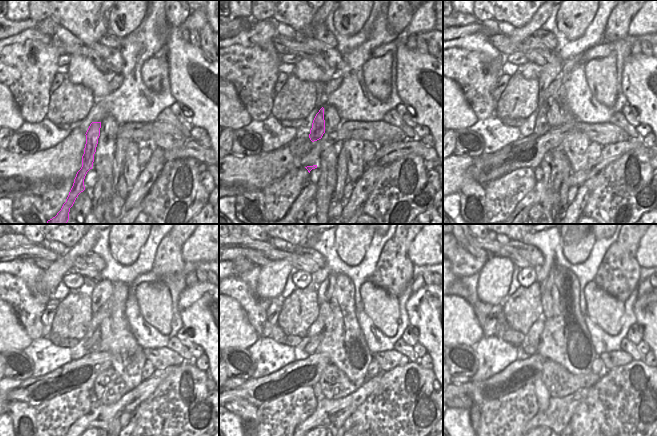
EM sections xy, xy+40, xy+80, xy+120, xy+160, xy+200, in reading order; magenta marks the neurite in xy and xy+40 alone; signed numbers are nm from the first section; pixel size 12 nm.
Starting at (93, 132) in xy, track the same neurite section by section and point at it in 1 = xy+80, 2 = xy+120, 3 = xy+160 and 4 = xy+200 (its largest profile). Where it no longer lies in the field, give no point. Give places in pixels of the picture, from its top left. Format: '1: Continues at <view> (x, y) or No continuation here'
1: Continues at xy+80 (551, 71)
2: Continues at xy+120 (102, 291)
3: Continues at xy+160 (325, 289)
4: Continues at xy+200 (548, 284)

